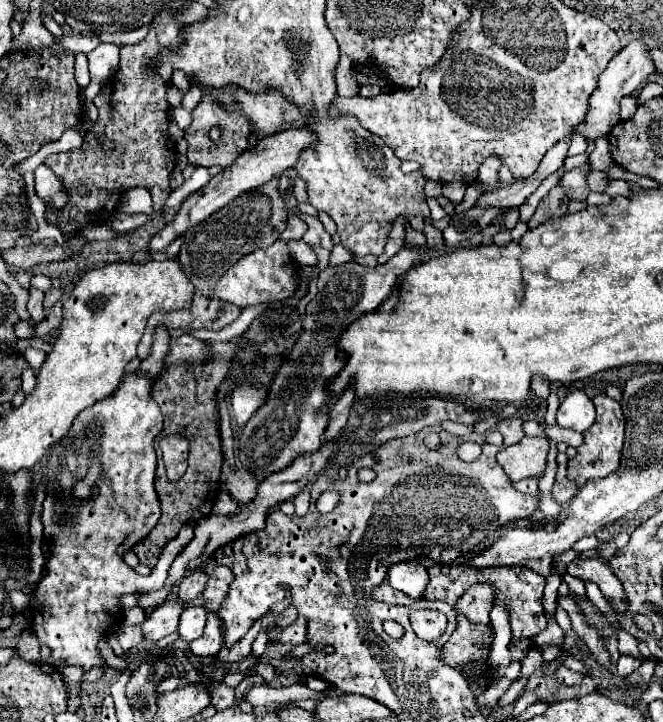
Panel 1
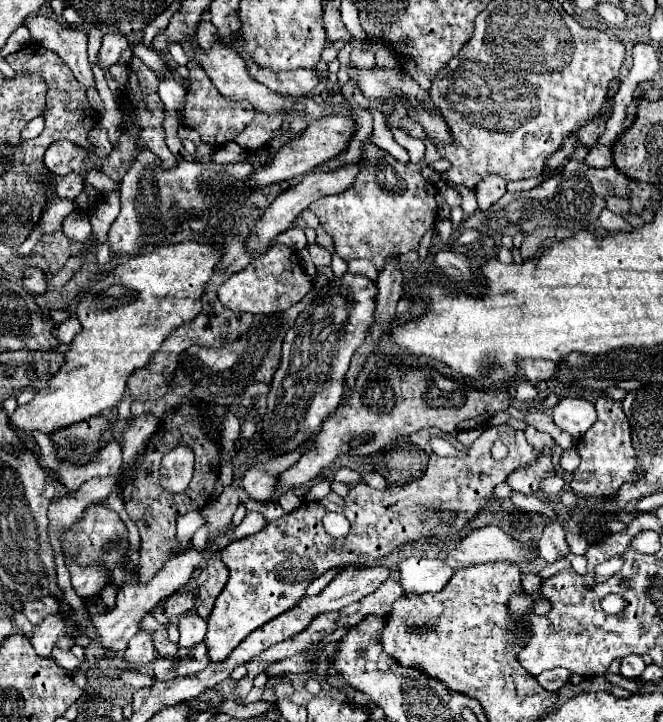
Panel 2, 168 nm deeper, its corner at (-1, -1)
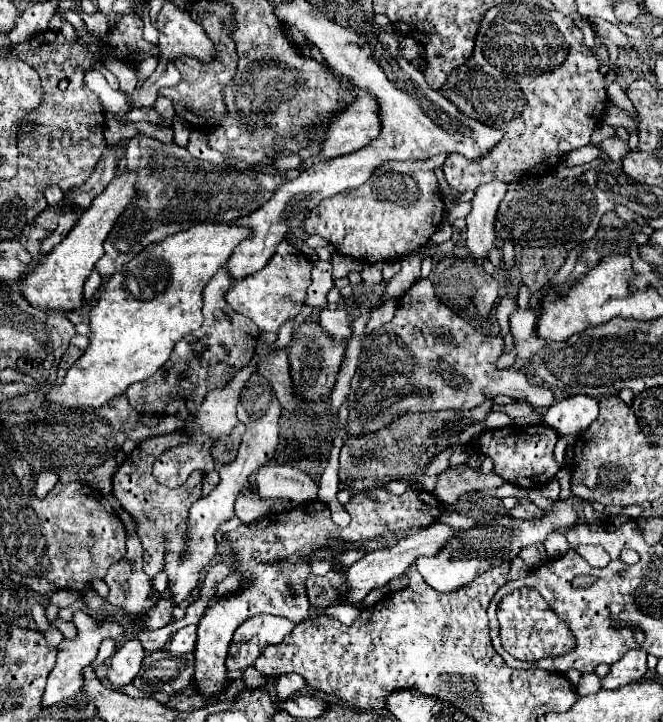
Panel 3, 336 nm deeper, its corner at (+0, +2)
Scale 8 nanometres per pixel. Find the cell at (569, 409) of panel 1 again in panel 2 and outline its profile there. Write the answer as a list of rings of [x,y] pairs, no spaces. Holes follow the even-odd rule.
[[[564,398],[554,406],[554,422],[558,428],[580,438],[596,422],[594,404],[584,398]]]

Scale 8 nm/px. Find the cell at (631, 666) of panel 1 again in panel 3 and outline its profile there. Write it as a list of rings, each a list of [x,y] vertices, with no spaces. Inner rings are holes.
[[[631,649],[625,653],[615,665],[611,665],[609,675],[601,679],[601,689],[619,689],[623,685],[641,681],[647,673],[647,651],[645,649]]]

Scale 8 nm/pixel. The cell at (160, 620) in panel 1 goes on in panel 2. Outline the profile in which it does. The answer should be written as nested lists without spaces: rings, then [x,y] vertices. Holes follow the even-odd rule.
[[[138,632],[130,644],[128,644],[128,650],[124,652],[124,658],[130,662],[130,666],[134,668],[144,668],[146,664],[150,664],[154,658],[156,658],[156,648],[152,644],[152,636],[150,634],[142,634]]]

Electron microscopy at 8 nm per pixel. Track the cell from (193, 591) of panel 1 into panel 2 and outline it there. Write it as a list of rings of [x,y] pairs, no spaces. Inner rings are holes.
[[[178,590],[176,594],[172,594],[166,604],[164,610],[168,616],[182,616],[190,610],[194,610],[194,602],[196,602],[196,594],[188,592],[188,590]]]

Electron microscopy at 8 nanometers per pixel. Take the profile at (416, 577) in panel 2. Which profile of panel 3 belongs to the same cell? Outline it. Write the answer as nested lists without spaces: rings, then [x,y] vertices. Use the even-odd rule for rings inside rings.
[[[561,499],[551,501],[551,507],[545,509],[543,513],[545,513],[543,519],[515,519],[515,517],[503,515],[503,517],[497,517],[491,521],[489,517],[485,517],[479,527],[473,527],[473,529],[467,529],[467,531],[461,531],[461,533],[455,533],[453,537],[449,537],[437,555],[419,557],[415,563],[417,571],[423,575],[427,585],[431,585],[435,591],[441,591],[441,593],[455,591],[459,587],[469,585],[479,573],[491,569],[493,565],[509,563],[511,559],[515,559],[519,555],[521,549],[543,543],[545,537],[549,533],[553,533],[555,529],[561,531],[561,529],[573,527],[577,523],[575,505],[565,503]]]

